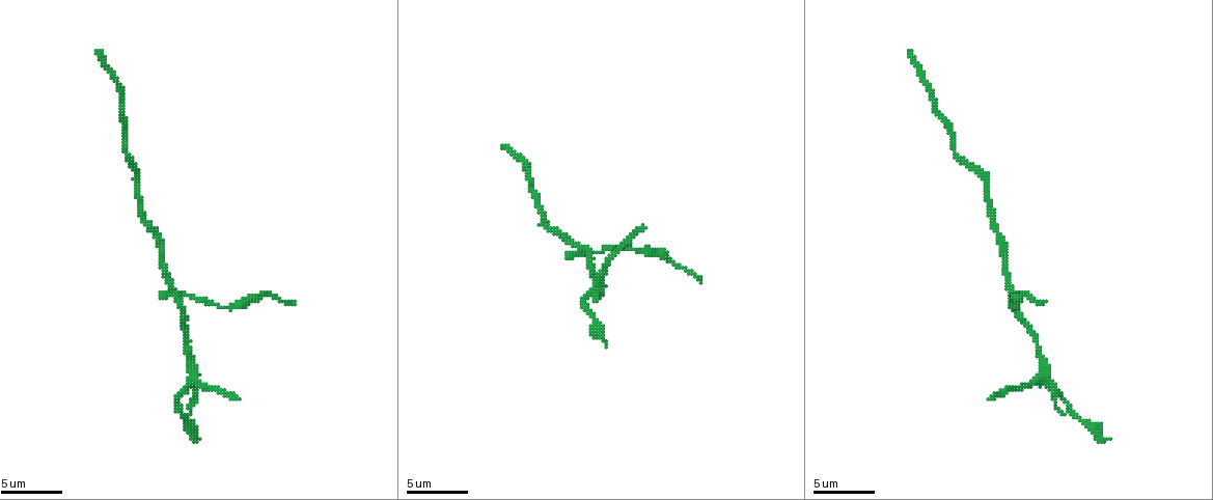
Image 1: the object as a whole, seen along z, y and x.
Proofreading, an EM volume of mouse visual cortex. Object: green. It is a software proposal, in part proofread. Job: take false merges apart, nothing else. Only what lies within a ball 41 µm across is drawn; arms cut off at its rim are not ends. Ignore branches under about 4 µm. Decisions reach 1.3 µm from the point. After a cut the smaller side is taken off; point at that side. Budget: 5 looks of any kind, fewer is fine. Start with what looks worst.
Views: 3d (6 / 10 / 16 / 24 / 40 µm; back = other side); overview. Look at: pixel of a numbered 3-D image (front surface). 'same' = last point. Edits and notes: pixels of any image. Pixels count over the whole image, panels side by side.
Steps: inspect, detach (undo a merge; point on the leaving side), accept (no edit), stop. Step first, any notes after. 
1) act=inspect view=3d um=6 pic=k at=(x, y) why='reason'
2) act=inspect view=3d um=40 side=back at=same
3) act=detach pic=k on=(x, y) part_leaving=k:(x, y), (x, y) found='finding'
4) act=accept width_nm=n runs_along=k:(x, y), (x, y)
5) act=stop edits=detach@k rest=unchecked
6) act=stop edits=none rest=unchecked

act=inspect view=3d um=6 pic=1 at=(180, 300) why='small branch off a trunk'

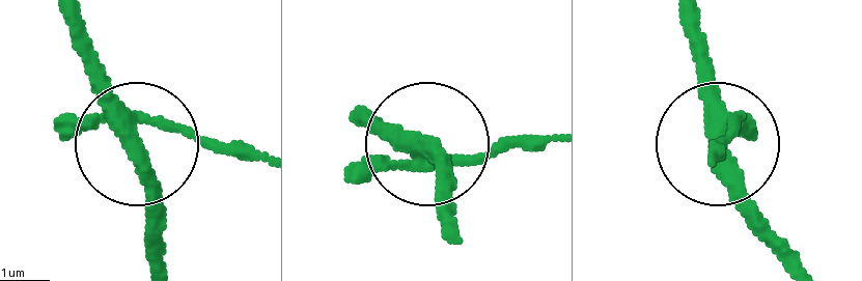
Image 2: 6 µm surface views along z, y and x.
act=detach pic=2 on=(60, 128) side_arm_um=12 part_leaving=2:(136, 112), (255, 149) found='a second cell is stuck on'

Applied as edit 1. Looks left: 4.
act=inspect view=3d um=10 pic=1 at=(1039, 383) why='small branch off a trunk'

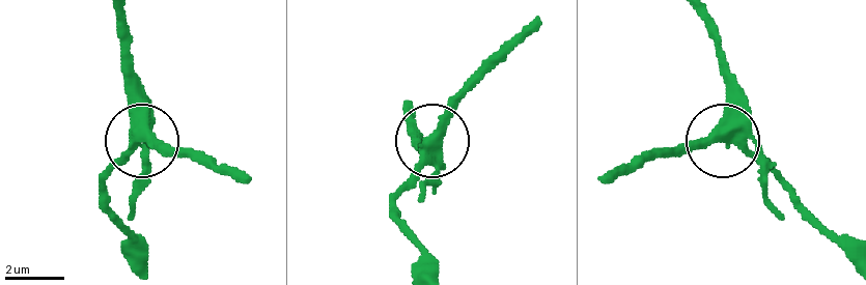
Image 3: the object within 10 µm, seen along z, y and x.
act=accept arms=3 runs_along=3:(119, 17), (139, 140), (198, 150) found='continuous, no second cell'

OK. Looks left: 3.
act=inspect view=3d um=10 pic=1 at=(1003, 250)

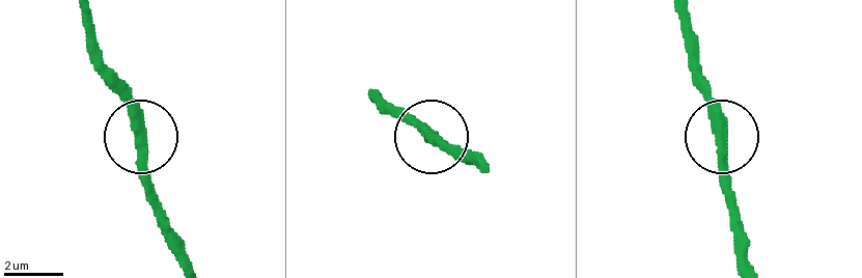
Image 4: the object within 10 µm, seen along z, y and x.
act=accept side_arm_um=21 runs_along=4:(144, 137), (151, 214) found='continuous, no second cell'

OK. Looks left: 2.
act=stop edits=detach@2 rest=unchecked

